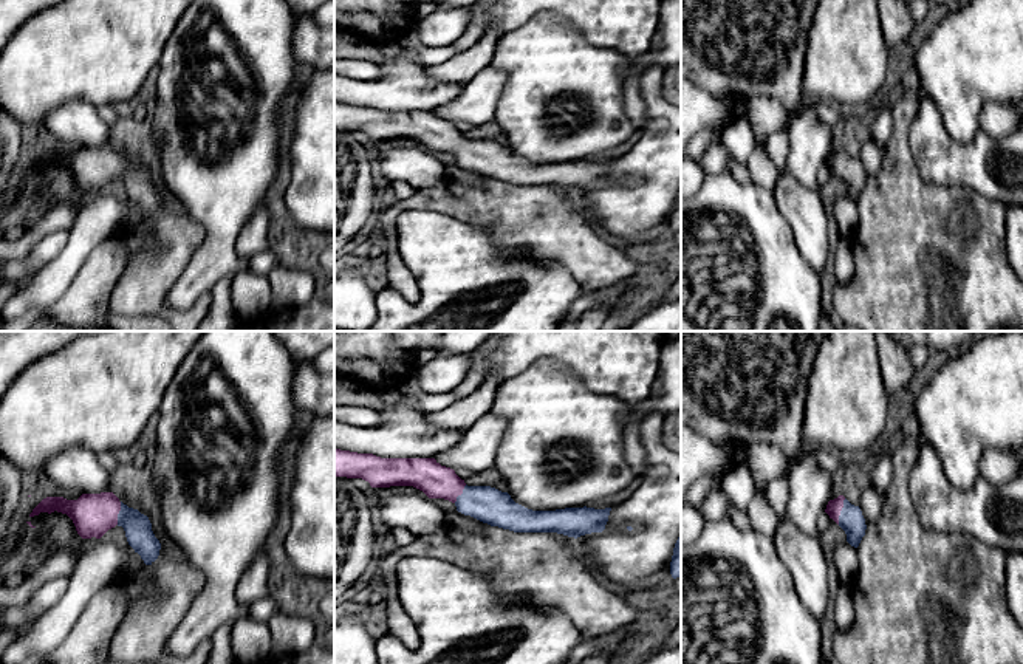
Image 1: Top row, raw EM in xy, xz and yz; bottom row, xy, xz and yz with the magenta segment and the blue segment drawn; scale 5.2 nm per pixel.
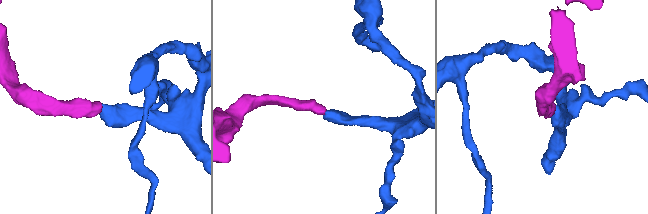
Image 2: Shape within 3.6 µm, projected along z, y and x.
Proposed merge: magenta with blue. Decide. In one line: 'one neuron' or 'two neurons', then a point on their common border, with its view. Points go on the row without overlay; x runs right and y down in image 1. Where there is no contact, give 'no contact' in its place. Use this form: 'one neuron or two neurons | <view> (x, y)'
one neuron | yz (841, 163)

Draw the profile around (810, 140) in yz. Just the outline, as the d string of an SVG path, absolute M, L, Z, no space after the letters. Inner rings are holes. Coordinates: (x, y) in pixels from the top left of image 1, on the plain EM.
M814 108L795 115L788 122L789 149L782 172L797 183L817 190L819 170L833 152L833 127L822 122Z

